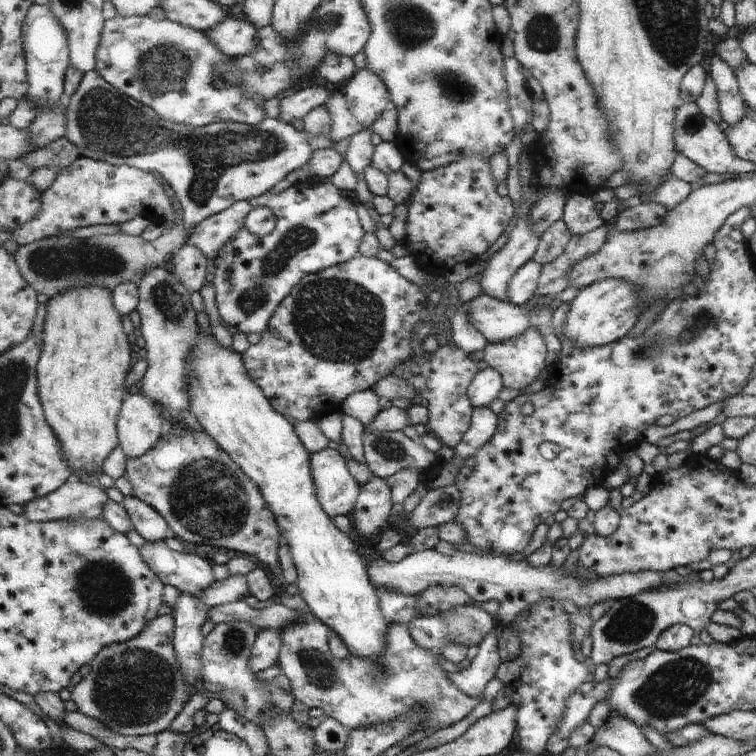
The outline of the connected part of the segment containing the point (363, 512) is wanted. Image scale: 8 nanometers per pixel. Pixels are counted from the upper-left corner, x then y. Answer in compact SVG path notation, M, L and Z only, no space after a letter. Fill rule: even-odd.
M375 476L362 485L360 498L349 517L353 528L364 536L375 534L381 526L389 524L393 503L392 490L387 479Z

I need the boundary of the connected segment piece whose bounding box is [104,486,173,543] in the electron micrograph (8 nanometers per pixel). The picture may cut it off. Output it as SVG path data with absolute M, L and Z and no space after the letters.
M116 486L104 490L110 499L123 505L131 517L136 532L145 542L156 543L173 536L168 522L150 504L133 495L124 495Z

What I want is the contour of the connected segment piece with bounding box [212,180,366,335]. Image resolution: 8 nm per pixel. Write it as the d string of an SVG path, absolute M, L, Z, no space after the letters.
M310 180L301 181L297 185L293 185L280 193L273 194L273 192L268 192L263 196L257 197L254 200L254 205L257 207L267 207L273 211L273 214L276 216L276 227L271 234L257 236L253 234L246 226L240 231L237 232L237 236L235 239L231 239L221 250L220 254L216 256L214 259L215 262L215 270L214 270L214 279L212 284L215 288L216 292L216 305L219 311L219 314L222 316L225 324L235 326L239 332L246 334L251 334L251 332L262 333L270 323L272 316L276 312L276 308L280 306L280 304L291 294L291 291L307 276L309 273L318 273L332 266L352 261L358 254L361 241L364 239L365 230L363 230L363 226L361 226L361 218L359 218L359 212L357 212L357 202L351 202L347 198L341 196L341 192L339 192L338 188L336 188L332 183L328 180L322 180L321 183L311 182Z

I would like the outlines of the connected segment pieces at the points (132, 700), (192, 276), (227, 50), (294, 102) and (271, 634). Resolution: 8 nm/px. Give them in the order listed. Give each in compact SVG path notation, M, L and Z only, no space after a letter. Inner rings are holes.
M173 615L156 617L135 638L113 643L99 651L92 669L71 692L77 711L94 718L108 732L127 737L156 735L166 731L183 712L196 689L186 681L172 638L176 631Z
M185 243L171 257L174 273L189 290L198 291L207 282L207 257L193 243Z
M229 12L228 17L204 34L222 53L238 57L256 49L256 32L257 28L251 23Z
M313 85L282 98L278 118L287 124L292 124L293 120L303 120L313 109L327 103L332 98L333 90L334 87L328 85Z
M263 629L259 632L250 658L250 667L253 672L261 672L261 670L278 665L282 649L282 636L280 634L281 631L273 629Z

